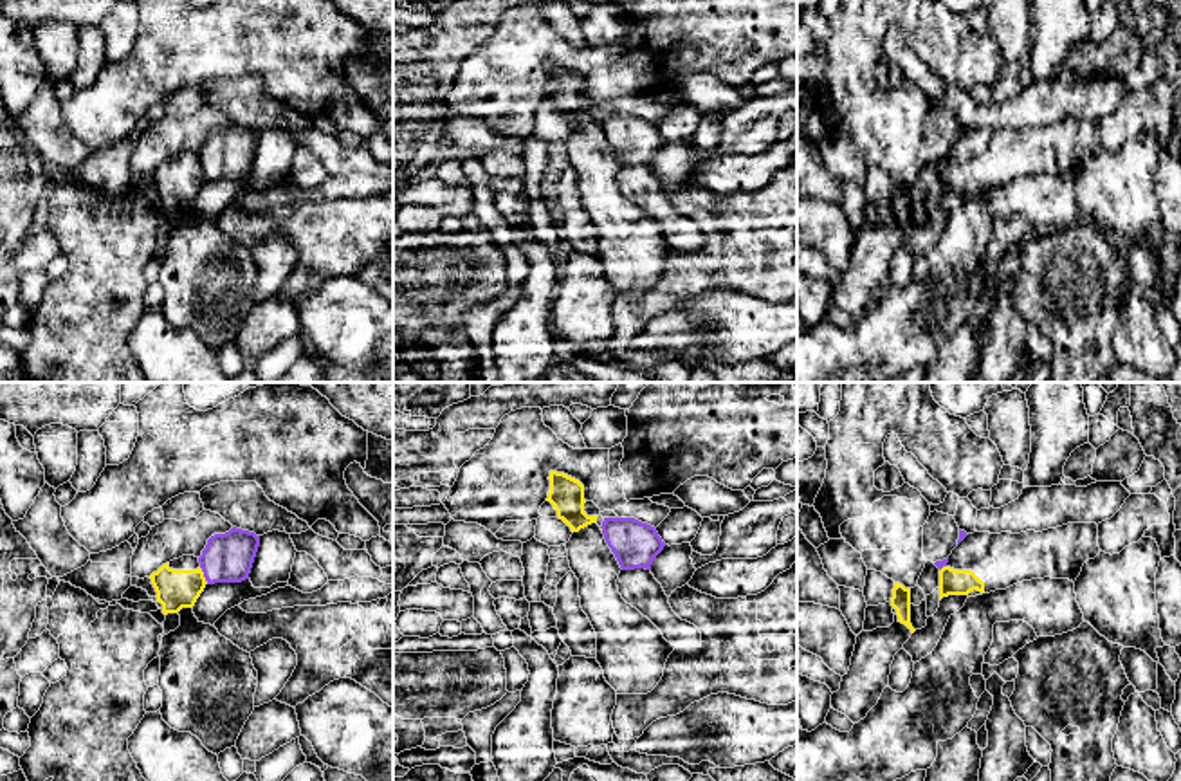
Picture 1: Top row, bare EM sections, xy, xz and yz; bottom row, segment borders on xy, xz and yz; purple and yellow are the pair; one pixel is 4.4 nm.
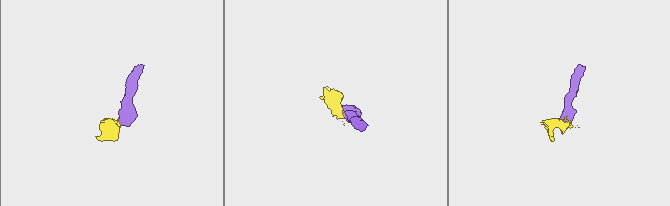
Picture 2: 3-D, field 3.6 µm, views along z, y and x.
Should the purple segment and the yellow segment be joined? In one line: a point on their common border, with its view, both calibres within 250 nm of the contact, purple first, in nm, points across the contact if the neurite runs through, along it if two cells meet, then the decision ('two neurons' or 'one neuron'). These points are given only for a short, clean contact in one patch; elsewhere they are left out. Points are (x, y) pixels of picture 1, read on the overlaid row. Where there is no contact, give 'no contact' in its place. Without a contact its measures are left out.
meets purple in xy at (204, 574); 220 nm thick on the purple side, 180 nm on the other; border along xy (199, 567), (206, 579); two neurons

